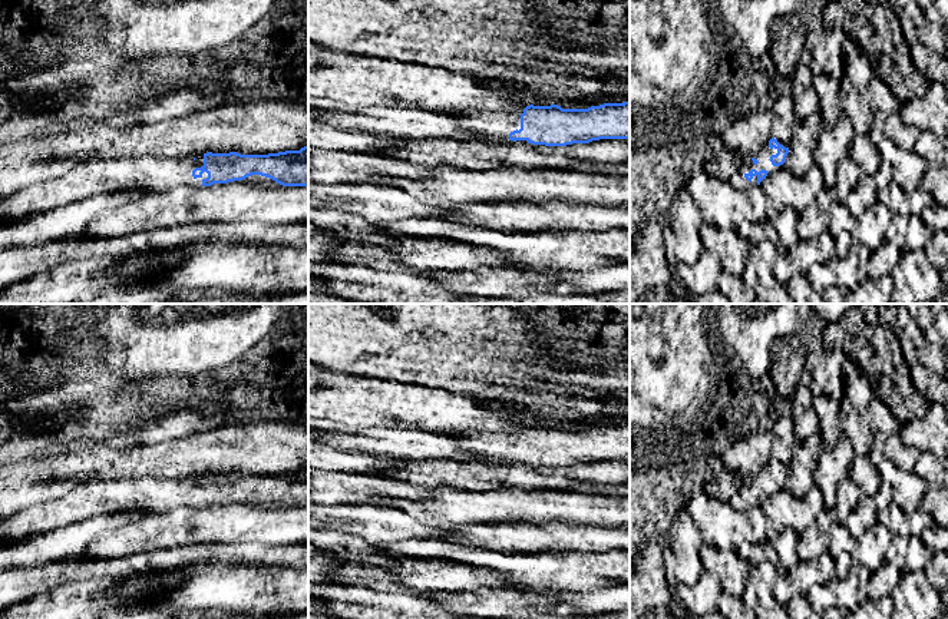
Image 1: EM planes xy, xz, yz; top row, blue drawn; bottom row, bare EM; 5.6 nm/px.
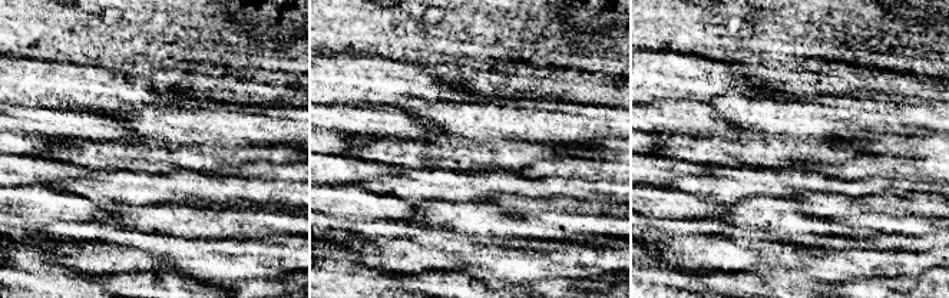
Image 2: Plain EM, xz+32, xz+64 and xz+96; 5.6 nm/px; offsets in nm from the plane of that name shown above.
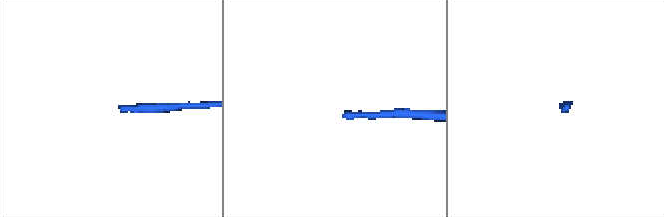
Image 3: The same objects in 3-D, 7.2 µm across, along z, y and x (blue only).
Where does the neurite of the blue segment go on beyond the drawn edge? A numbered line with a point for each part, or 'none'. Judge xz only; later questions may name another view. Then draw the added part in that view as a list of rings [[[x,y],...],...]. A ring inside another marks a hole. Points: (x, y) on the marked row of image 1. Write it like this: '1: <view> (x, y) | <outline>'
1: xz (489, 123) | [[[468,107],[447,115],[463,130],[479,135],[482,139],[509,140],[509,133],[521,129],[523,109],[478,109]]]

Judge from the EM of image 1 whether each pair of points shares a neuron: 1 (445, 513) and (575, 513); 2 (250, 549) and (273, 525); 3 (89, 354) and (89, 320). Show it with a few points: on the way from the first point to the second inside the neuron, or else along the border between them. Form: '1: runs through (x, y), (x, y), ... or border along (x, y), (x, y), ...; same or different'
1: runs through (478, 507), (542, 507); same
2: border along (221, 543), (290, 543); different
3: runs through (89, 346), (89, 328); same

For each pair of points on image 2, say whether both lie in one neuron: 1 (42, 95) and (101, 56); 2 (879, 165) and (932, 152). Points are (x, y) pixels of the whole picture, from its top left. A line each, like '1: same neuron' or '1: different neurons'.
1: different neurons
2: same neuron

